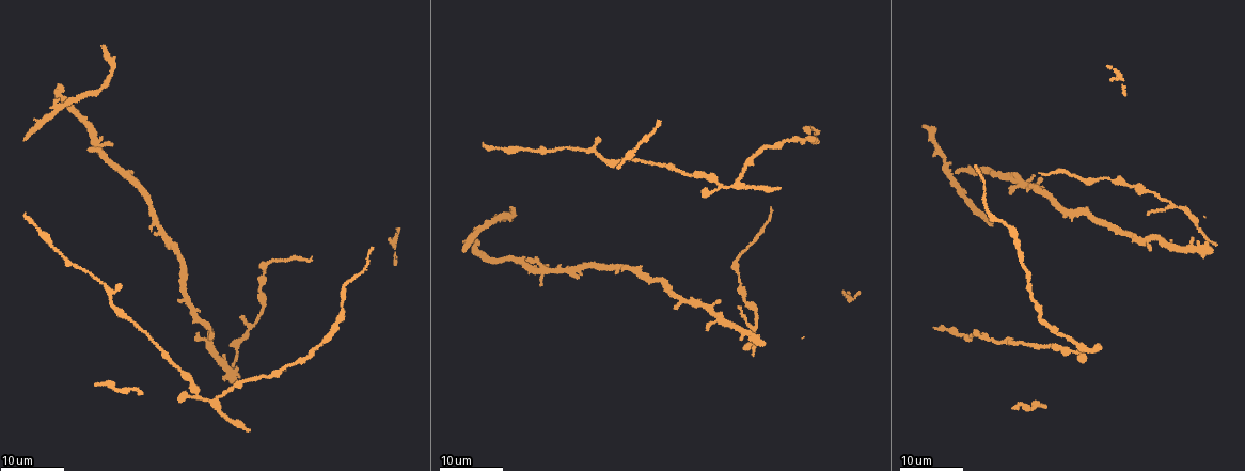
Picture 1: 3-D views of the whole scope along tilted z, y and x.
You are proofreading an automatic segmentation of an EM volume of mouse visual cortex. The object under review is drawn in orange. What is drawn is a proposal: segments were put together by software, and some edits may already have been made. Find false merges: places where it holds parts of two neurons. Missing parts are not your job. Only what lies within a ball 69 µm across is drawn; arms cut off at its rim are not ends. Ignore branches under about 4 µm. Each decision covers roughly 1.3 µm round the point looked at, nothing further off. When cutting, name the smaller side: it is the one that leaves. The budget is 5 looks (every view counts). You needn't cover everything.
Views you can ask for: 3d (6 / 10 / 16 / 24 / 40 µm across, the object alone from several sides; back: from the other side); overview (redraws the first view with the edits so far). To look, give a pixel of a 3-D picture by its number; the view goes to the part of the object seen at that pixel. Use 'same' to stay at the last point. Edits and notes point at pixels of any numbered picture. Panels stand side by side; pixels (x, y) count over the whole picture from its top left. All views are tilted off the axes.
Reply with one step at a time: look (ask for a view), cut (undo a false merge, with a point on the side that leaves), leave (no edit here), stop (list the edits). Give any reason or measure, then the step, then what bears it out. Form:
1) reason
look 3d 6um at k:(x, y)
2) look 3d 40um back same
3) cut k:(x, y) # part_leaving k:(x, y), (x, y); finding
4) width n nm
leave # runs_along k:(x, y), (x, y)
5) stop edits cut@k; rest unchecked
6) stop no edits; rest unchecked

look 3d 24um at 1:(345, 284)

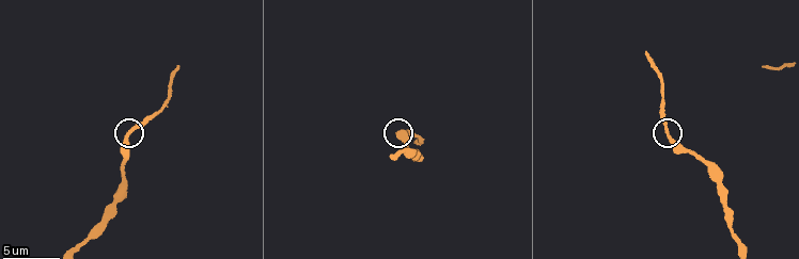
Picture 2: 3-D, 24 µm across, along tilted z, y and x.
closer look
look 3d 10um at 2:(666, 133)

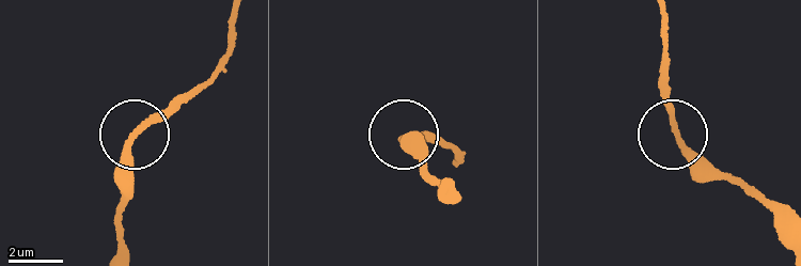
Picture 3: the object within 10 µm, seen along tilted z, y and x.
width 220 nm
leave # all the same neuron

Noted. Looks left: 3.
look 3d 16um at 1:(1090, 182)

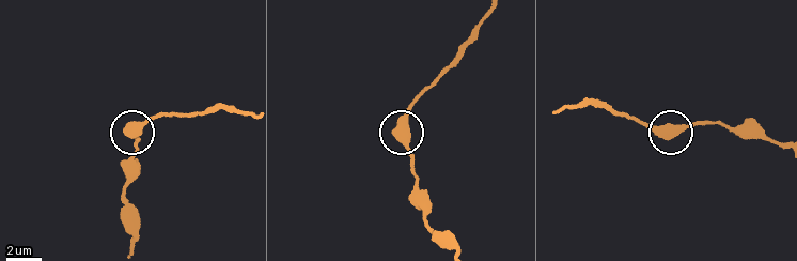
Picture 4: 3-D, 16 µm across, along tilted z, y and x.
look 3d 10um at 4:(399, 138)

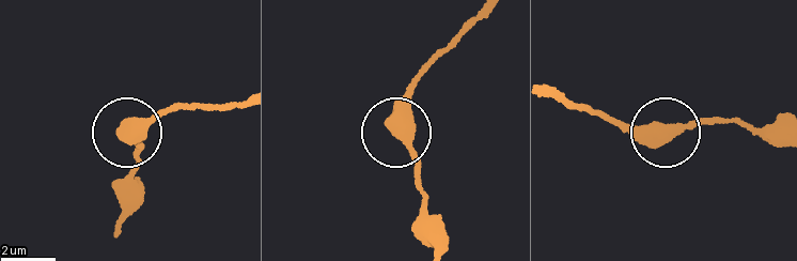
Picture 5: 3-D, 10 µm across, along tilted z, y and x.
leave # runs_along 5:(660, 131), (735, 117); one neuron here

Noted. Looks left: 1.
stop no edits; rest unchecked

